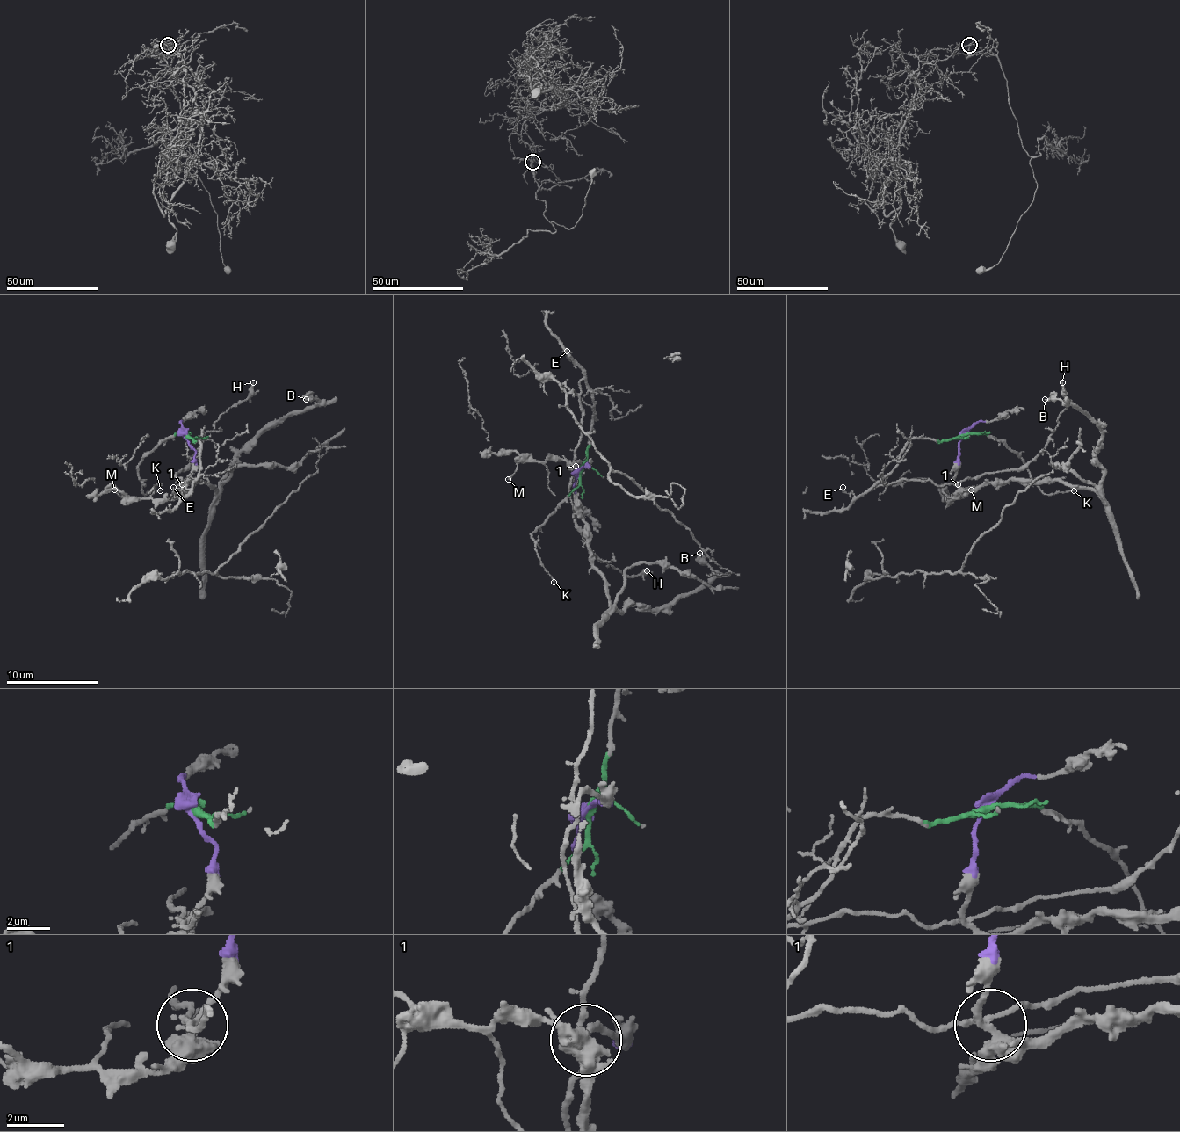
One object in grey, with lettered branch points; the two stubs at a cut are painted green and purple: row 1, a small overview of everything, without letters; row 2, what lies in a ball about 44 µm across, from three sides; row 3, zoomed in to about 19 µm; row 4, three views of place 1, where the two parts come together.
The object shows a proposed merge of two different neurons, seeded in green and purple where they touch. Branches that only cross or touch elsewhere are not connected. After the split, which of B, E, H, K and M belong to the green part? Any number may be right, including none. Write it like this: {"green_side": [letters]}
{"green_side": ["E", "H", "K"]}

